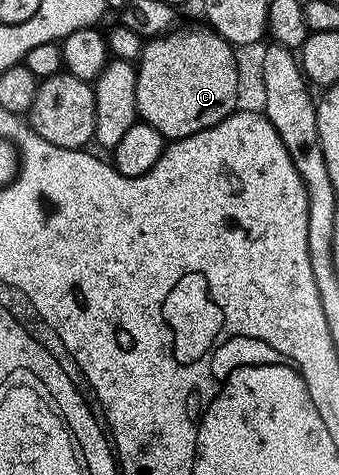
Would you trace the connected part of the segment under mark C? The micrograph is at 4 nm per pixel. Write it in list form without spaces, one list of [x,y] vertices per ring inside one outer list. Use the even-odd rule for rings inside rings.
[[[179,26],[170,32],[163,33],[162,36],[150,37],[150,39],[142,45],[142,52],[137,59],[136,110],[138,112],[138,119],[153,127],[154,130],[159,131],[160,134],[168,141],[180,140],[189,134],[197,134],[209,126],[217,126],[217,122],[221,122],[226,116],[229,116],[232,112],[236,111],[238,105],[235,104],[239,100],[239,64],[235,61],[236,49],[230,44],[230,42],[228,42],[225,38],[221,38],[209,26],[202,27],[203,28],[182,28],[182,26]]]

